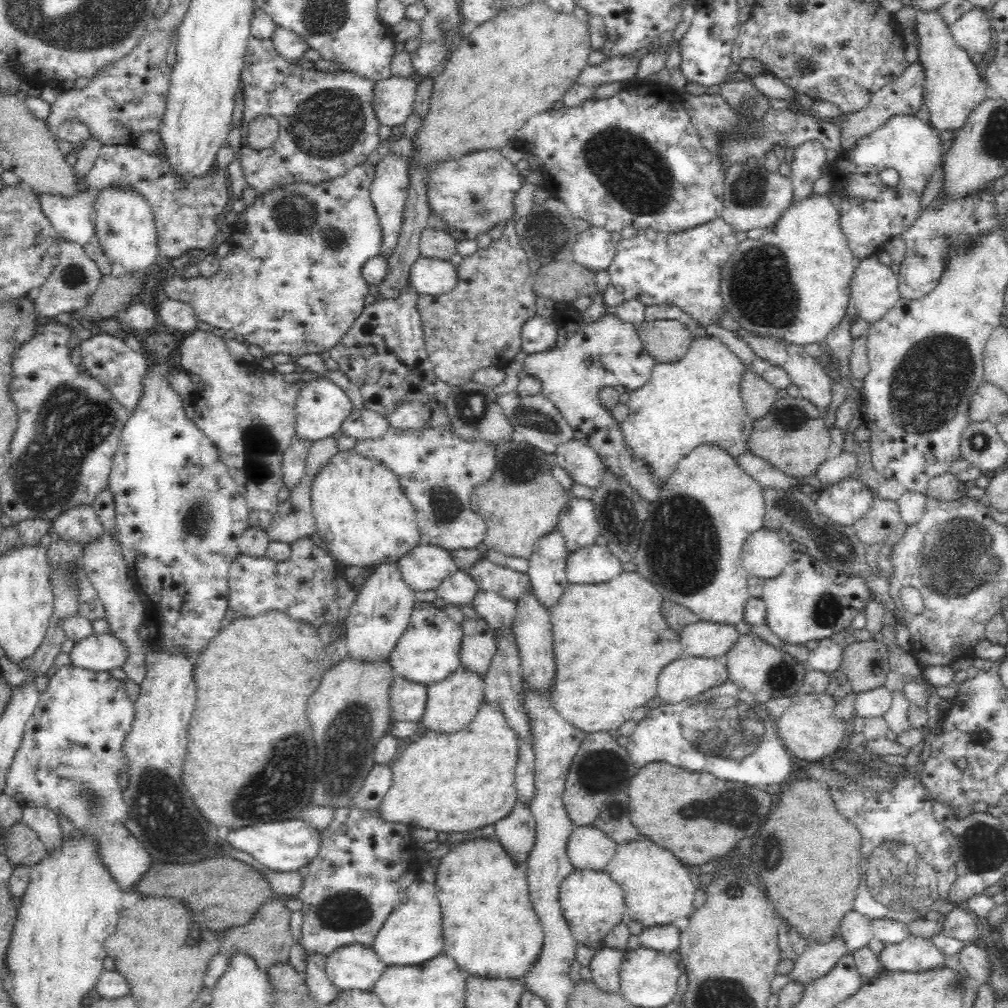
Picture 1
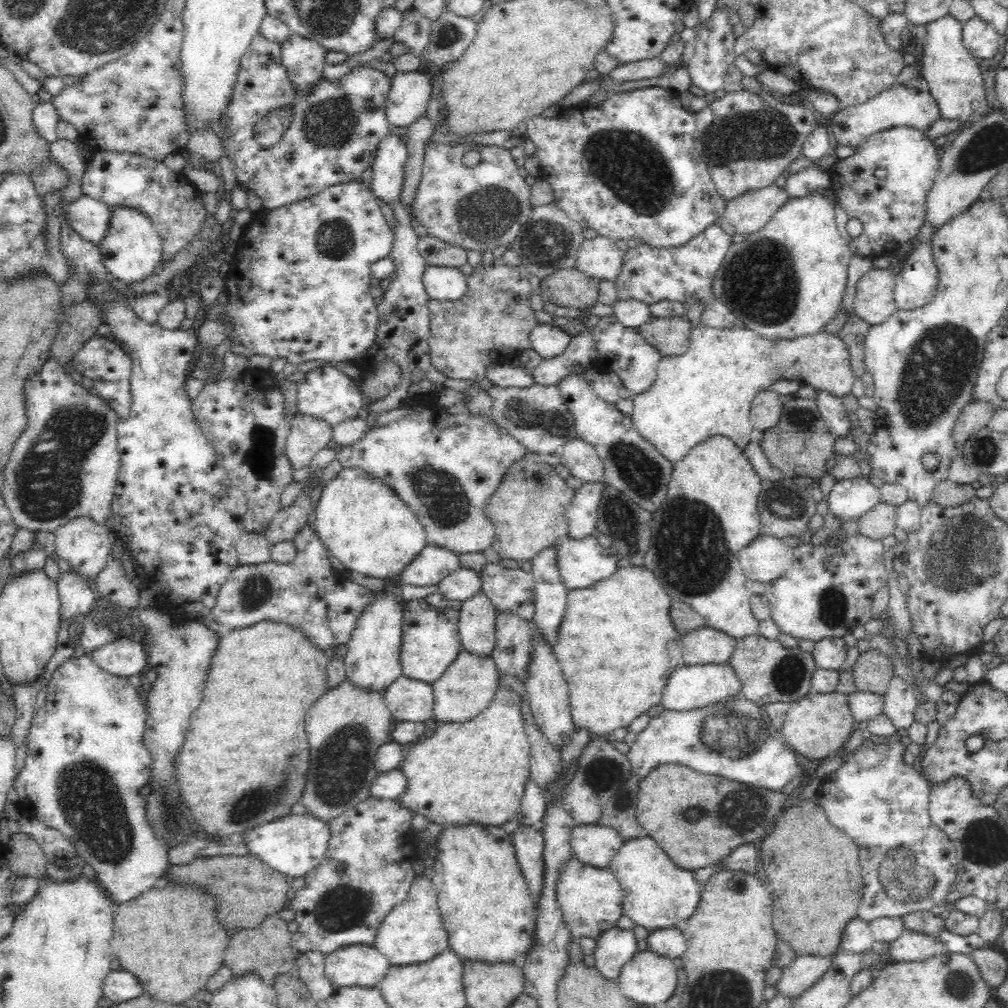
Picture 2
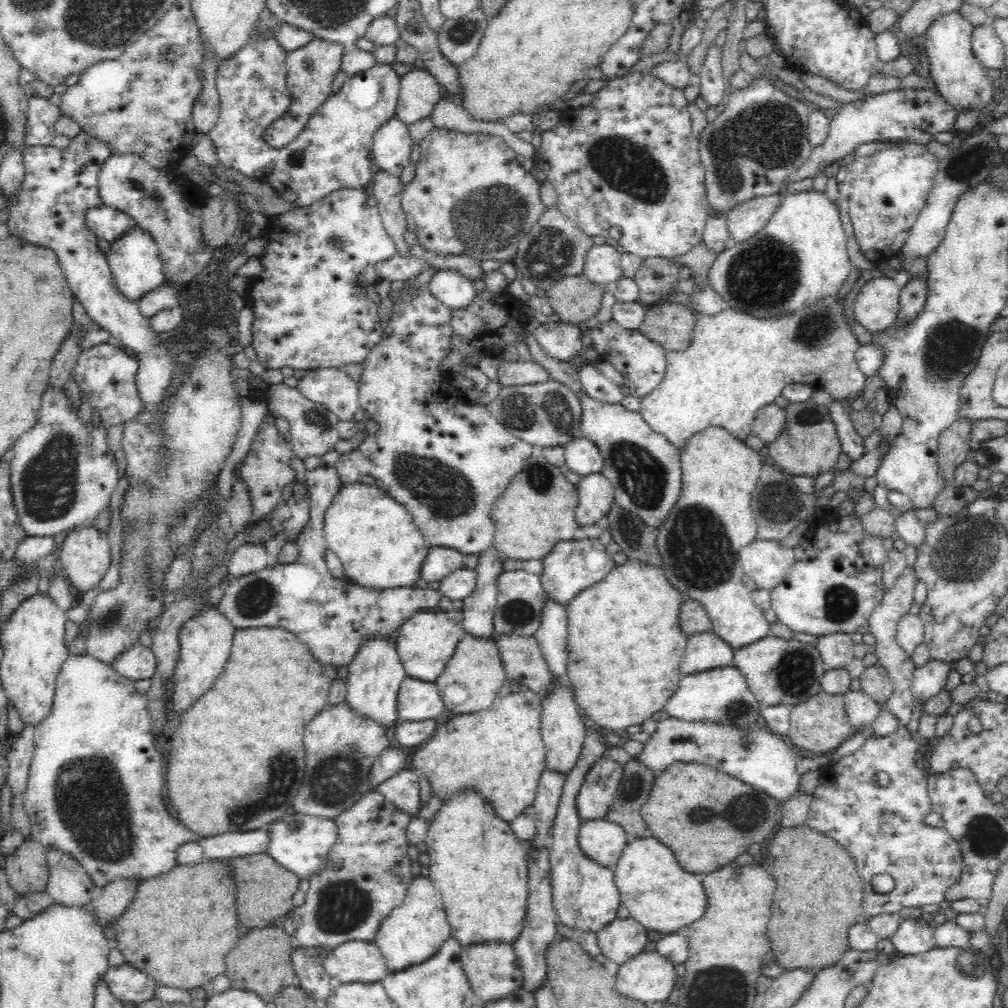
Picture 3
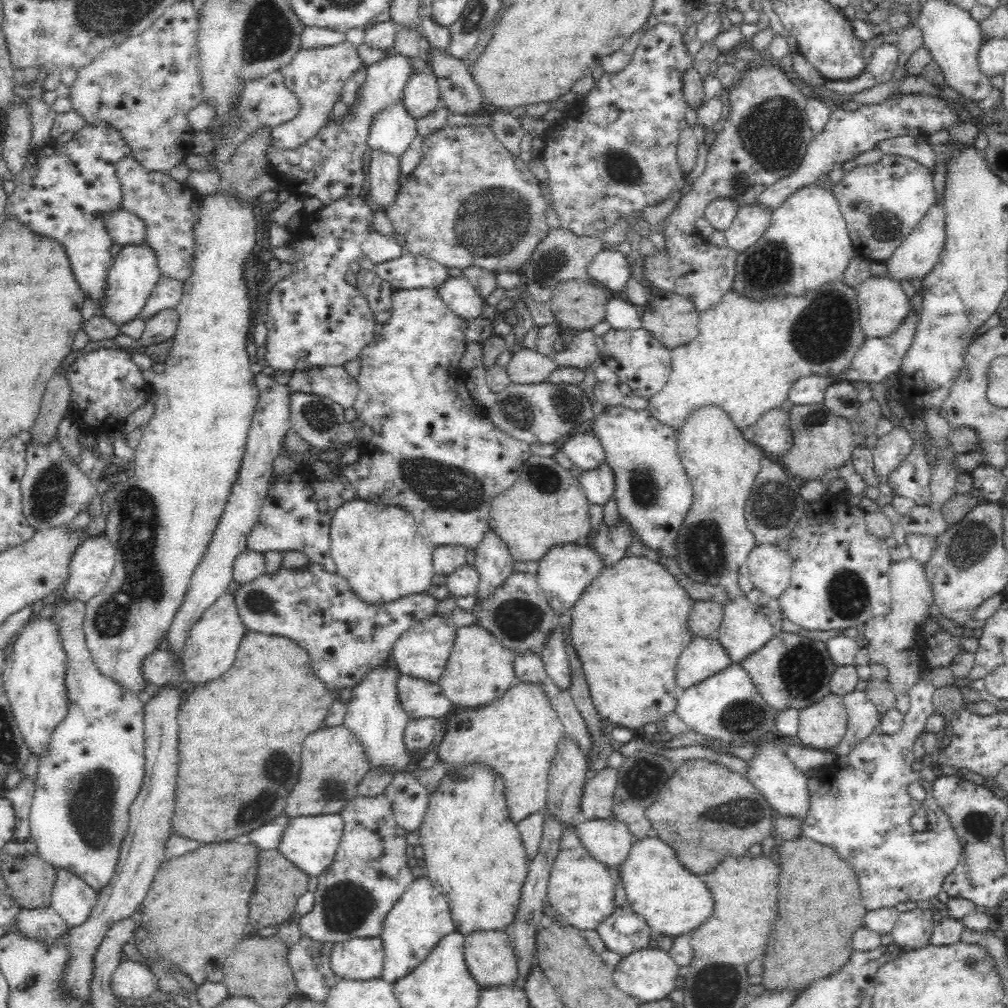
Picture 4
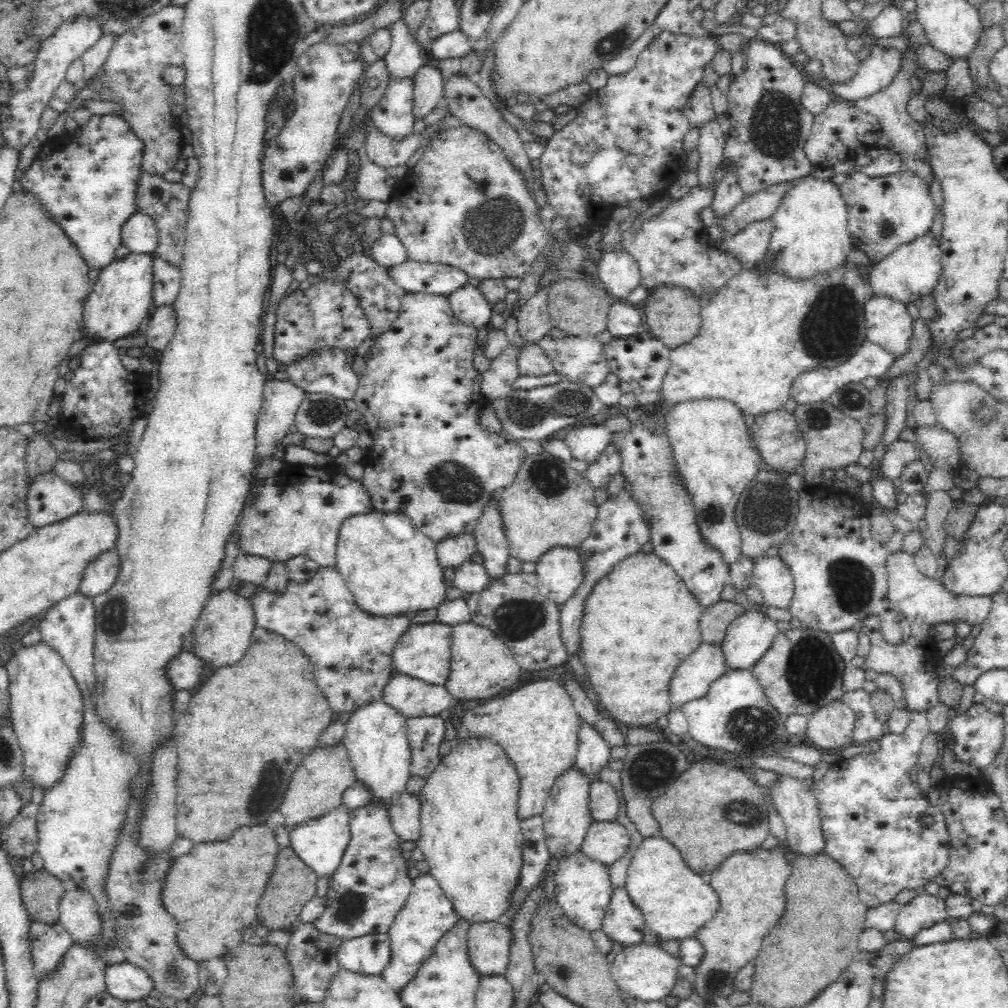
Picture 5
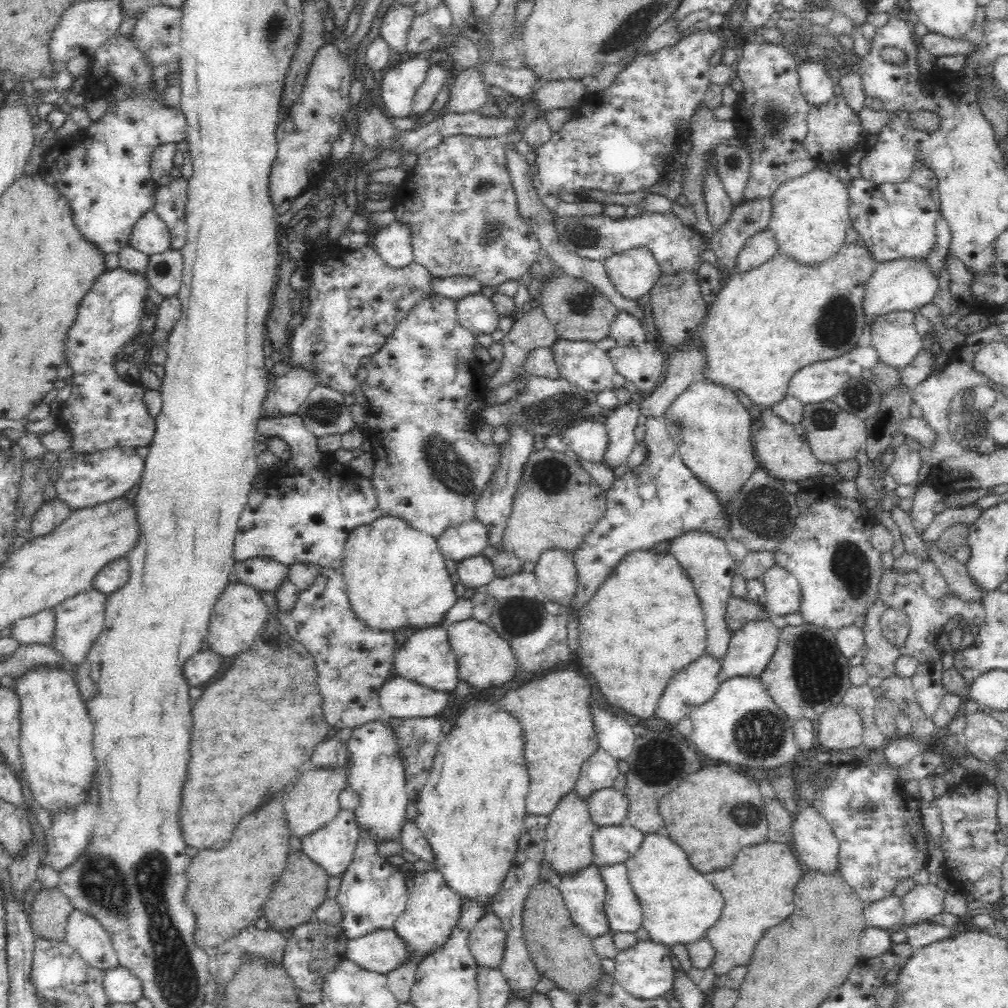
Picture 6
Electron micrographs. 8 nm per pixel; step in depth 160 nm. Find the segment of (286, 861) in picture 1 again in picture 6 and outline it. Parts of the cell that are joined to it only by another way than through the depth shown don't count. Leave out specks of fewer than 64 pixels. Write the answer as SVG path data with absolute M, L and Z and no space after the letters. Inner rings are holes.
M341 808L334 820L310 834L299 837L300 850L312 862L320 865L326 875L338 877L345 872L358 838L355 812Z

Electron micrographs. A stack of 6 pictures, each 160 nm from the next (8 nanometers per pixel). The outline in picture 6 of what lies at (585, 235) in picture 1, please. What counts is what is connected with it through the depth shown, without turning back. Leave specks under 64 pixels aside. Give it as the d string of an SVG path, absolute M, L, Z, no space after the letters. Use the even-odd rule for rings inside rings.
M648 247L620 251L605 258L603 263L616 291L629 299L648 294L661 275Z

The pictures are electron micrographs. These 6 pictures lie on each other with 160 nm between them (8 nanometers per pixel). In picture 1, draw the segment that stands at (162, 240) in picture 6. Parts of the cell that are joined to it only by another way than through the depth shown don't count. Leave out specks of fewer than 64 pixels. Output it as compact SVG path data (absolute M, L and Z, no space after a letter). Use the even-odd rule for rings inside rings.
M86 188L78 196L38 195L42 213L50 221L60 239L84 245L95 234L94 200L97 193Z

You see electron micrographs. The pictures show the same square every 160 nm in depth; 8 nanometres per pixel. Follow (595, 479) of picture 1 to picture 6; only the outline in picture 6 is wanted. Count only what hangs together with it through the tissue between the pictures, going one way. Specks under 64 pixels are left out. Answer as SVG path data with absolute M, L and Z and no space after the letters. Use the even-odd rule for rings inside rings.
M586 419L570 424L563 436L563 441L567 444L567 448L576 453L580 462L596 464L603 460L609 437L604 424Z

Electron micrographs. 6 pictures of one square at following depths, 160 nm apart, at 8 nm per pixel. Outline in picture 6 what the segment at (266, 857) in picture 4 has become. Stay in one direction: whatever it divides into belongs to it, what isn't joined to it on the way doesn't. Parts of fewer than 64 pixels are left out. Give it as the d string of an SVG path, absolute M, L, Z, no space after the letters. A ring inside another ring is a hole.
M290 850L287 866L281 878L274 884L270 897L263 905L263 916L266 917L270 929L277 931L292 928L313 920L314 912L327 900L327 882L329 876L312 862L301 850Z

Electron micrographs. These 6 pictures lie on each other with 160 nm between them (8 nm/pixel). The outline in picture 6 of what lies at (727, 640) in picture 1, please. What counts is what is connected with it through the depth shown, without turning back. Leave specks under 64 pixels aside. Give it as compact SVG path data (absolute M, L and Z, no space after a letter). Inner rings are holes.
M704 652L702 656L691 662L690 666L686 666L678 673L674 673L674 676L669 680L660 697L655 710L655 717L662 718L668 724L680 722L682 718L687 716L692 706L700 705L714 696L721 683L719 679L721 670L722 662L720 658L714 658L714 656L710 656L710 654Z

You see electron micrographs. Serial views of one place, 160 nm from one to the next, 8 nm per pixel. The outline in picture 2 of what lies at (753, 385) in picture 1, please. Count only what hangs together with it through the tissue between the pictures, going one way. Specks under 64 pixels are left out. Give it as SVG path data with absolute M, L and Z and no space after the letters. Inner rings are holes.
M763 388L755 395L749 412L749 422L754 429L764 431L778 425L784 408L779 396L769 388Z

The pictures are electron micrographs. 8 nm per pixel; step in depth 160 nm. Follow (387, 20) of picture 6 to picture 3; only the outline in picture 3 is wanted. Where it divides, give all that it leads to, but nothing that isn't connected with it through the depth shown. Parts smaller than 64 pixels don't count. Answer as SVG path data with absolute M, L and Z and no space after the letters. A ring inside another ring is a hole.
M265 34L251 38L242 50L226 62L221 62L217 68L216 88L220 97L219 116L214 128L207 132L216 146L219 162L228 168L266 182L284 201L298 207L308 206L320 198L326 197L334 190L365 189L373 180L375 169L371 160L373 134L395 116L400 90L400 76L396 74L391 64L377 63L364 72L346 77L340 90L330 94L320 108L310 116L304 130L288 142L286 146L271 147L263 144L264 130L279 118L289 107L291 92L287 88L287 52L279 42Z

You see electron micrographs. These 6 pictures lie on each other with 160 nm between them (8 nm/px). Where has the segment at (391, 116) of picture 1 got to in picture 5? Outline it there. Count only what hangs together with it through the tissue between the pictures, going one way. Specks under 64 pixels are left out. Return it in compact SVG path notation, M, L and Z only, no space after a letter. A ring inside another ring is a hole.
M422 65L413 79L413 113L416 119L422 119L443 99L445 78L433 65Z

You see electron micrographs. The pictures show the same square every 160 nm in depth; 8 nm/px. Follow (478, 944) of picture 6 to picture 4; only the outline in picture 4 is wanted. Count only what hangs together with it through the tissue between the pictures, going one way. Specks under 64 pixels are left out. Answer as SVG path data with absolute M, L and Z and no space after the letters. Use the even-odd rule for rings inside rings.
M472 932L463 944L464 961L480 988L519 985L517 958L507 932Z

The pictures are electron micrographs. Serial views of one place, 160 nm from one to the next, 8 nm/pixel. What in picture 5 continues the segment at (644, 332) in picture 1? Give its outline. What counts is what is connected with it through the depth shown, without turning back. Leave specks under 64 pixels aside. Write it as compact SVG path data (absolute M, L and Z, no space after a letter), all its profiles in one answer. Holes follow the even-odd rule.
M662 285L649 290L648 298L642 304L641 311L648 330L669 349L690 342L698 334L703 303L692 291L678 286Z

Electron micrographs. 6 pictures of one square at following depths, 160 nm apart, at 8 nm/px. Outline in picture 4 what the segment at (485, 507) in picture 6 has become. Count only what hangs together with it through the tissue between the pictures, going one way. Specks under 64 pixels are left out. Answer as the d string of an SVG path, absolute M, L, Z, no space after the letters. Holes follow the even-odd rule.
M491 529L490 532L486 532L486 536L475 548L475 552L473 567L478 573L479 582L474 597L476 603L483 603L514 572L515 560L504 541Z

